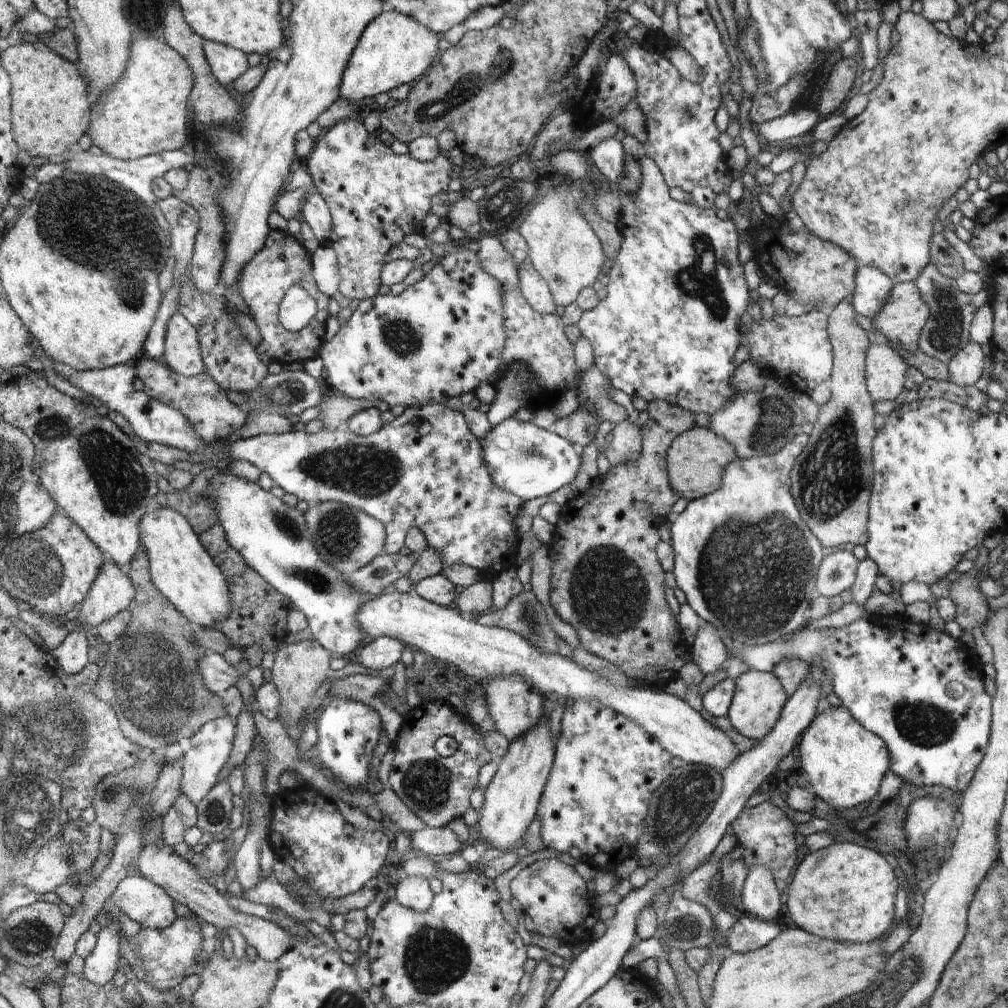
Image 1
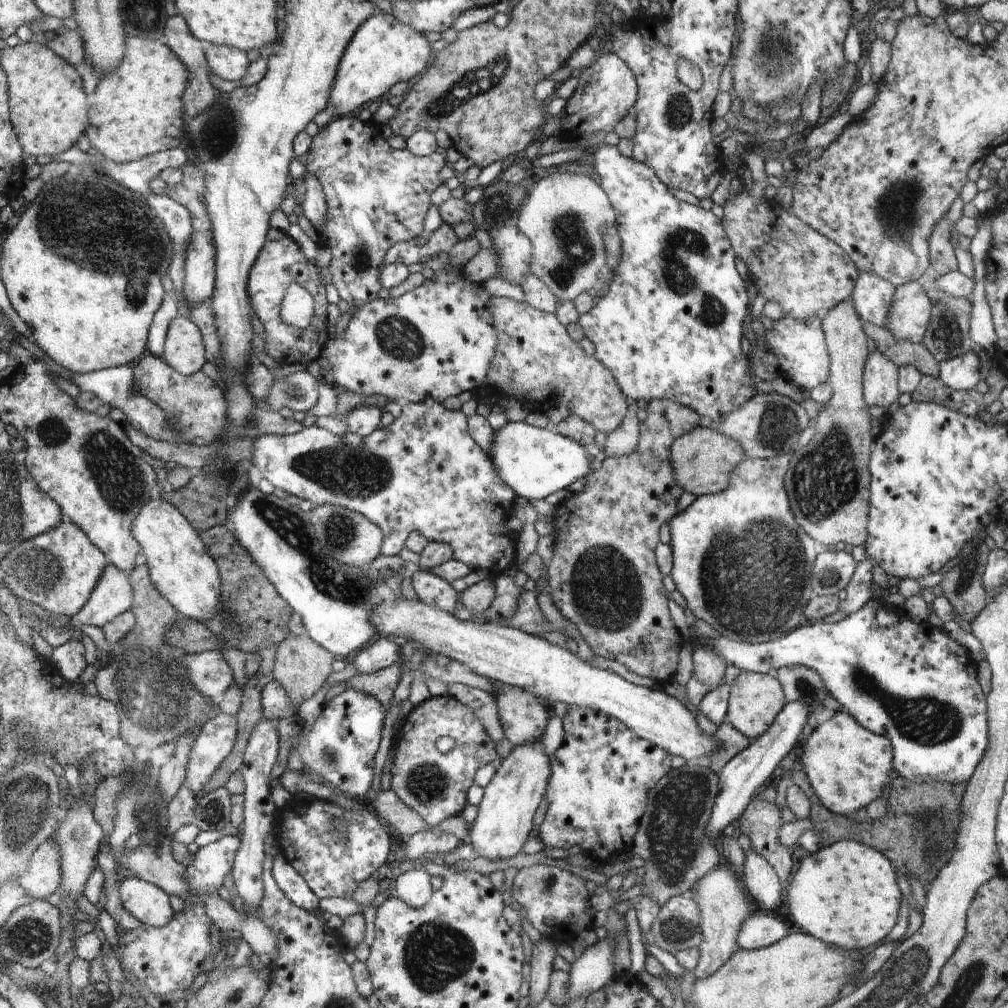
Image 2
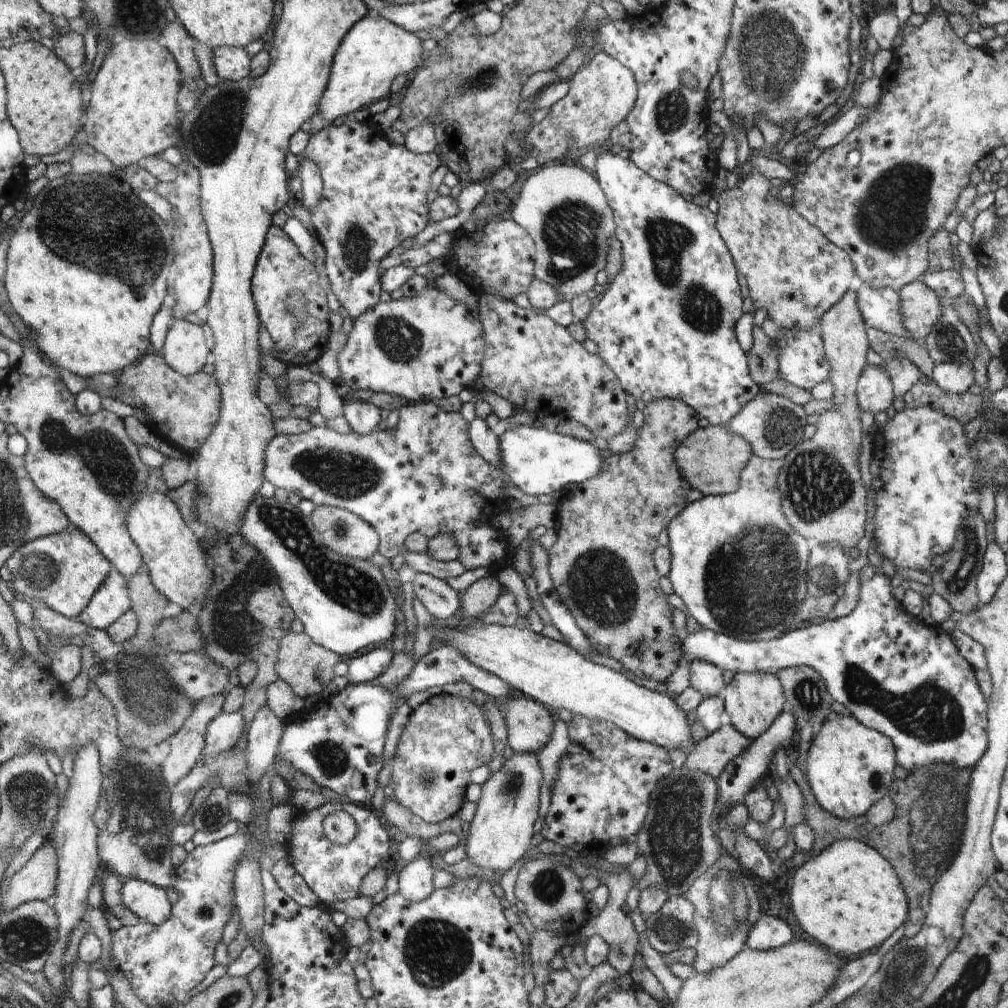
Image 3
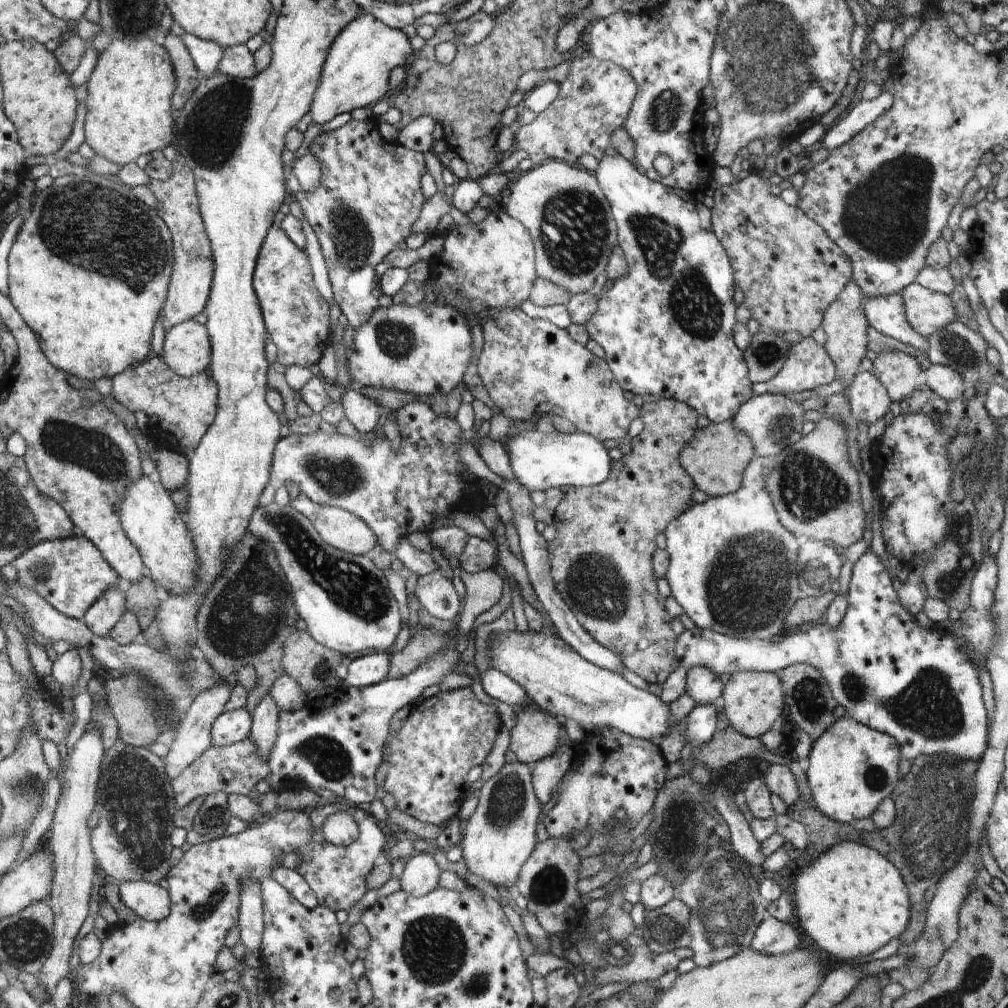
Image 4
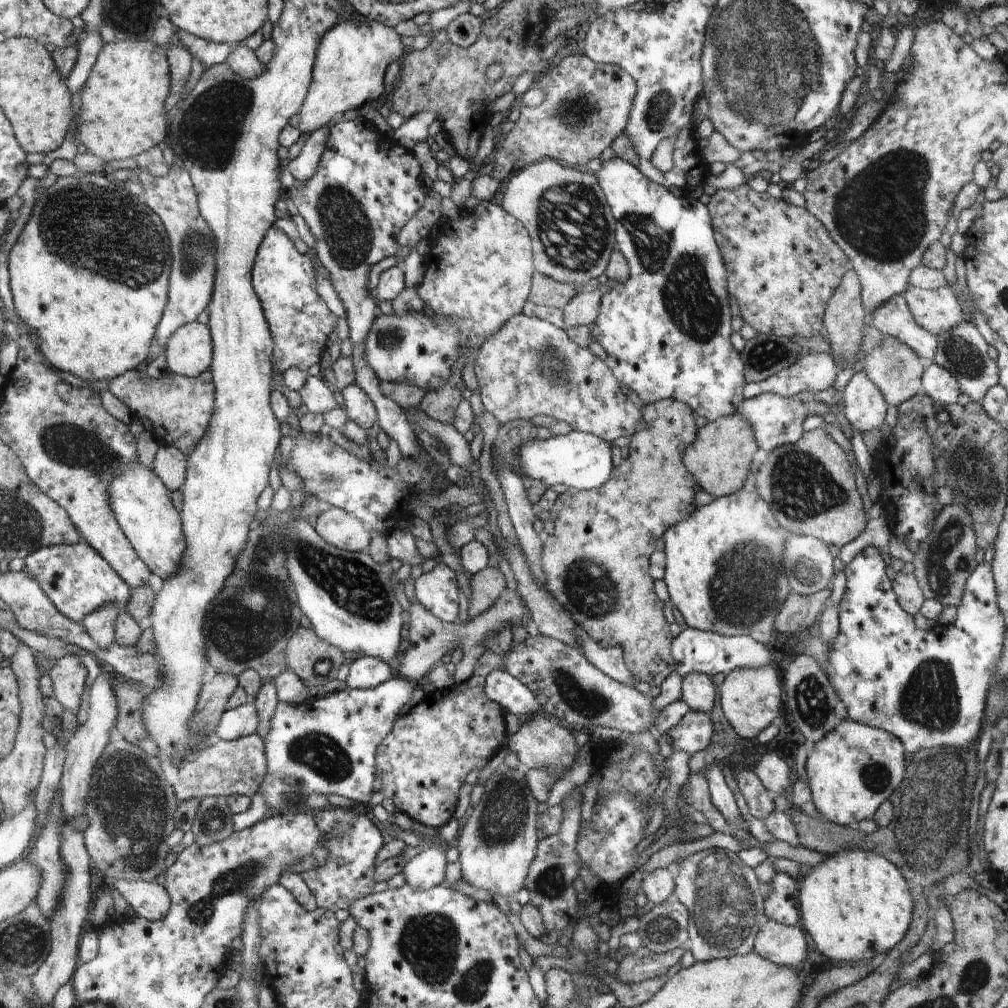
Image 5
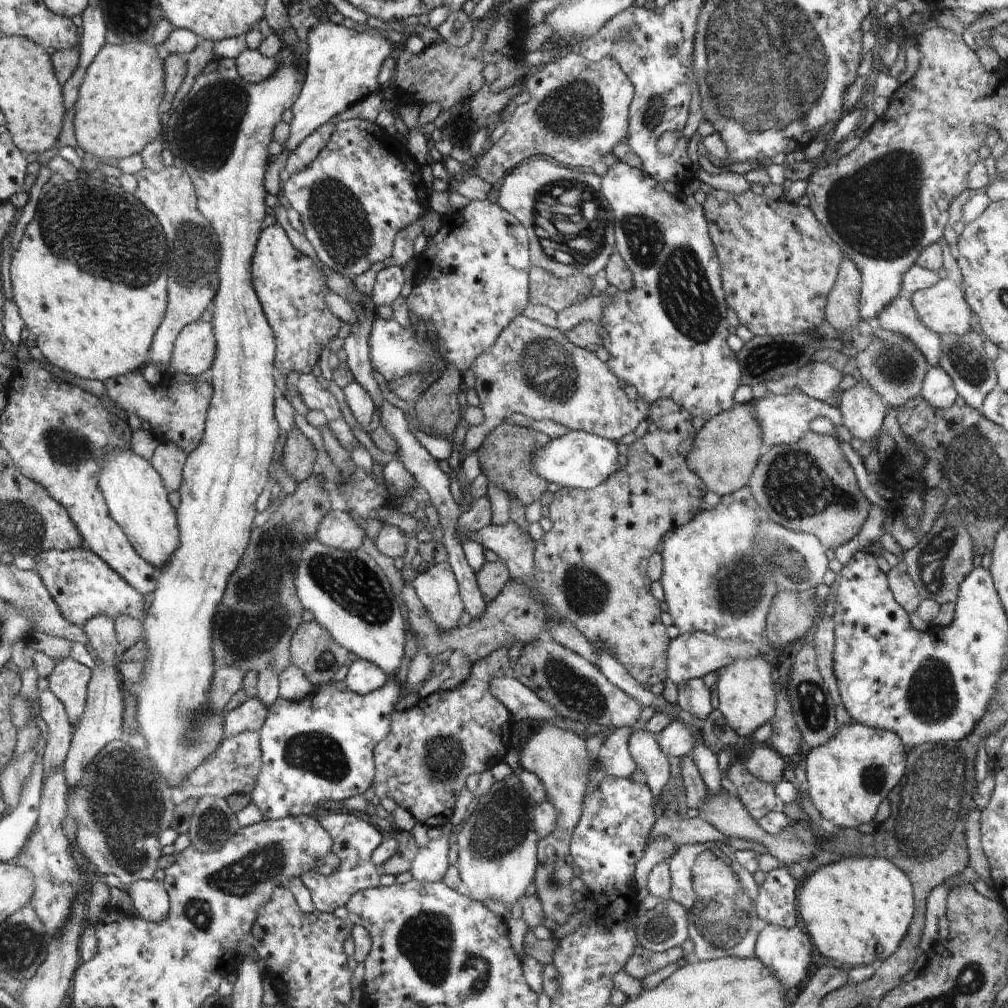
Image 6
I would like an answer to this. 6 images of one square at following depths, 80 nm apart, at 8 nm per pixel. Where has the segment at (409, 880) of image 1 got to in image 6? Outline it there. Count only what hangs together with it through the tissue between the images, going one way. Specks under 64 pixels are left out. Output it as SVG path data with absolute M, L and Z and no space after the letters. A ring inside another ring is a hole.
M448 823L441 830L442 834L436 840L430 840L426 846L418 849L409 870L415 881L433 883L444 878L449 866L448 852L453 848L457 828Z

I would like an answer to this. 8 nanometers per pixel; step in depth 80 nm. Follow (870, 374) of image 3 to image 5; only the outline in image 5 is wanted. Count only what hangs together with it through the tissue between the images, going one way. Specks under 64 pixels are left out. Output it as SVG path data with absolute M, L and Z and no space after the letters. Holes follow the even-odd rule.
M858 371L850 378L843 390L843 398L848 427L863 433L884 423L889 404L864 371Z

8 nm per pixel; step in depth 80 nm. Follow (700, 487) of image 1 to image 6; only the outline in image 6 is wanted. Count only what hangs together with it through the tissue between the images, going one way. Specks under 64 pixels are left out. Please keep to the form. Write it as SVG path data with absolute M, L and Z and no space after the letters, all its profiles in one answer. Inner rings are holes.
M750 403L738 404L736 408L720 413L707 420L694 436L694 448L688 454L688 466L703 478L710 492L724 495L732 494L747 485L750 474L764 452L762 427L755 419Z

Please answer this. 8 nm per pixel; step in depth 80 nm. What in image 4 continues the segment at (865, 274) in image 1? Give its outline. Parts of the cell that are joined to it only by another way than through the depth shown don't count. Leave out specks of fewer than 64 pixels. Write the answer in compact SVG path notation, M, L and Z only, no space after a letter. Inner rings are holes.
M900 292L866 297L864 300L865 315L870 328L874 327L878 332L913 346L913 349L921 350L925 354L929 345L928 337L908 324Z

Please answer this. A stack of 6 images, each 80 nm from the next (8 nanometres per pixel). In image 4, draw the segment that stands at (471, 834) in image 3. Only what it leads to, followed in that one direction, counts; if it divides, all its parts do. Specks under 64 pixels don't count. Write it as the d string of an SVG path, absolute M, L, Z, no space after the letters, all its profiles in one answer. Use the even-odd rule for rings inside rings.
M520 761L505 763L499 772L482 782L482 788L478 790L478 804L472 816L462 825L462 837L460 846L462 847L463 860L472 873L472 880L477 878L485 879L494 886L504 886L506 888L514 886L520 878L520 872L530 852L534 850L536 844L536 824L540 820L540 802L533 789L532 766Z

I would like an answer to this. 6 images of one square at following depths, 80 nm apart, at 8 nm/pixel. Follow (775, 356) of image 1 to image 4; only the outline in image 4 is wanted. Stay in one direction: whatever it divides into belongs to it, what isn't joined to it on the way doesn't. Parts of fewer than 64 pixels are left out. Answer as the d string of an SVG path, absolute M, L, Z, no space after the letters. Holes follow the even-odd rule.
M805 336L800 342L792 343L789 346L785 361L780 372L765 383L756 383L755 394L792 394L803 390L813 390L814 388L828 384L835 379L835 366L830 356L826 352L825 346L816 342L812 336Z

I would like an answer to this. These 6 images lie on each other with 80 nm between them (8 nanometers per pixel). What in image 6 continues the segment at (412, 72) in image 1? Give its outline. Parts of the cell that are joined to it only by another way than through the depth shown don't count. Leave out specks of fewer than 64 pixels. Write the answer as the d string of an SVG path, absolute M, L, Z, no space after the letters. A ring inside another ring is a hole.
M332 22L318 23L314 28L308 31L307 43L309 49L306 53L305 79L303 88L299 94L299 100L291 108L294 119L291 120L291 137L285 148L293 151L303 142L306 137L310 137L316 129L336 115L343 113L346 108L351 108L358 100L364 100L364 96L369 96L368 92L378 90L378 74L382 68L382 62L392 54L394 44L386 38L386 33L380 29L358 32L347 28L342 24Z

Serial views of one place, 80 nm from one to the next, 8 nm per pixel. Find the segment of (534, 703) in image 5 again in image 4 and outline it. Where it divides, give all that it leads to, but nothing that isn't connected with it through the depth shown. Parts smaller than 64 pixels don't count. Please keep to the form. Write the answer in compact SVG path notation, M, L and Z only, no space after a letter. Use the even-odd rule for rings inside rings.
M451 646L428 657L408 676L384 679L364 688L333 687L300 710L280 711L278 736L268 760L271 790L326 788L354 804L372 802L378 792L374 776L382 764L382 748L388 738L390 718L396 714L396 710L411 705L412 700L420 697L428 686L438 685L439 680L448 673L469 672L474 681L480 681L488 696L506 702L515 711L524 704L532 703L524 687L502 671L490 668L480 673L473 670L472 664L468 667L467 662L467 656Z

